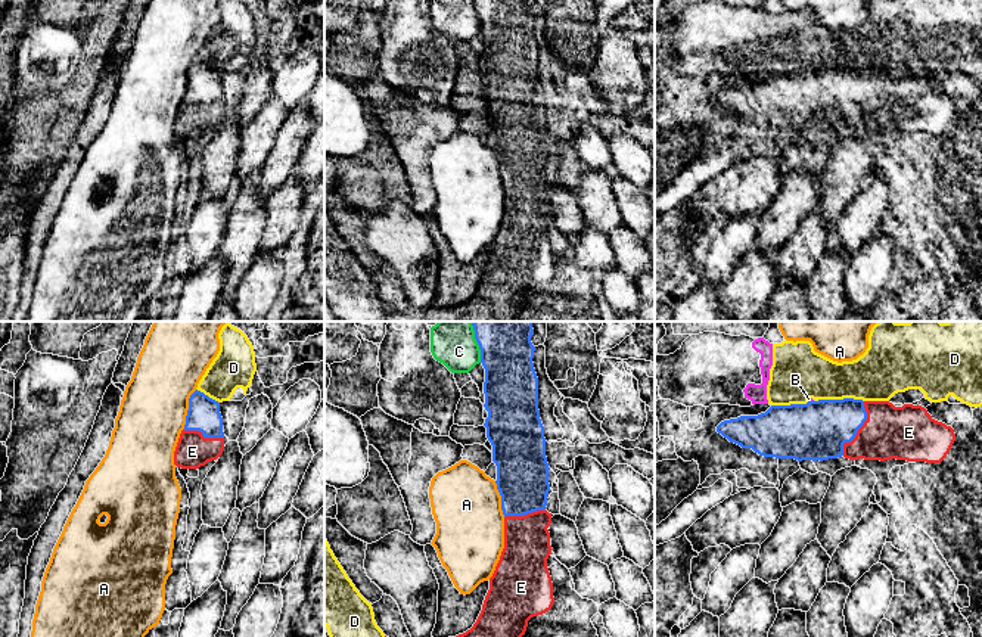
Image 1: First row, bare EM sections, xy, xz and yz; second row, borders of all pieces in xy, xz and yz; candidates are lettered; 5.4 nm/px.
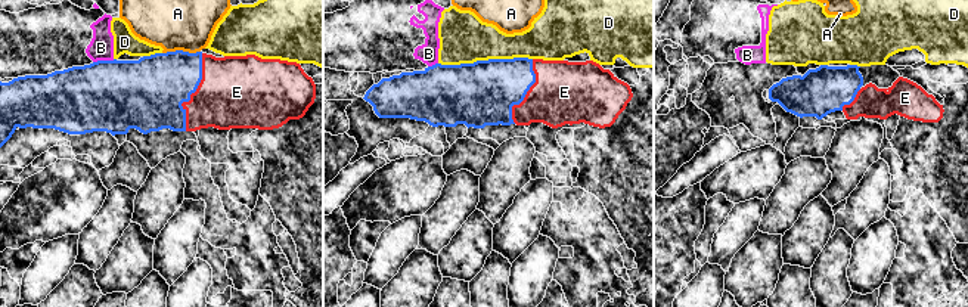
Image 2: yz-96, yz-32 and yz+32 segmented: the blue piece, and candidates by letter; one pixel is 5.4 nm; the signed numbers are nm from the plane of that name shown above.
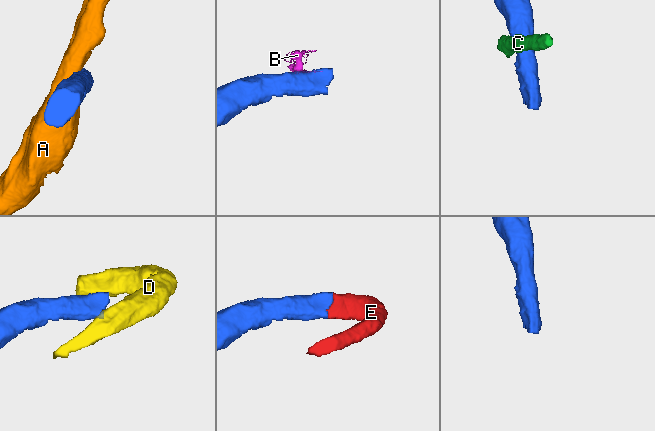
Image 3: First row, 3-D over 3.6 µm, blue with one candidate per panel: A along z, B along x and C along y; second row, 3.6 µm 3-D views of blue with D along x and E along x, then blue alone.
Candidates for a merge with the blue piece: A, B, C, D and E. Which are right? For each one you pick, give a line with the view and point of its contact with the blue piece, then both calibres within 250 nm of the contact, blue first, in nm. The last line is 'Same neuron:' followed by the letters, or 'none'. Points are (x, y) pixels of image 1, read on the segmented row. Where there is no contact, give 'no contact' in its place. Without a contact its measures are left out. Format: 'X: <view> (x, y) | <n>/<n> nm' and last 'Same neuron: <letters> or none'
E: yz (858, 428) | 320/280 nm
Same neuron: E

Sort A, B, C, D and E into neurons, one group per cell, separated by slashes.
A / B D / C / E

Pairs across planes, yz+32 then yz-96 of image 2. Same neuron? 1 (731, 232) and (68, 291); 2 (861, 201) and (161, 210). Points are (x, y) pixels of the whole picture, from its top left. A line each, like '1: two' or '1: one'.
1: two
2: two

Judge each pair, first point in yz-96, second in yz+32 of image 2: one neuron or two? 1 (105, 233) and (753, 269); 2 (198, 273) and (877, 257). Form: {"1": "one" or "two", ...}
{"1": "two", "2": "one"}

